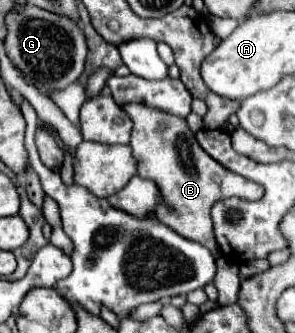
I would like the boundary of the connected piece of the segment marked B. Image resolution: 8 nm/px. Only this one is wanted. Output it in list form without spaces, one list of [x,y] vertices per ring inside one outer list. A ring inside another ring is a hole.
[[[128,104],[124,106],[124,112],[134,122],[130,148],[136,158],[138,176],[154,180],[160,190],[162,200],[156,206],[156,218],[180,236],[206,246],[214,254],[214,258],[220,258],[222,254],[210,216],[212,206],[220,198],[234,196],[252,202],[260,200],[262,186],[252,180],[240,178],[240,174],[232,174],[232,170],[220,166],[210,154],[204,154],[204,150],[200,150],[200,144],[196,144],[196,138],[186,120],[140,104]]]

